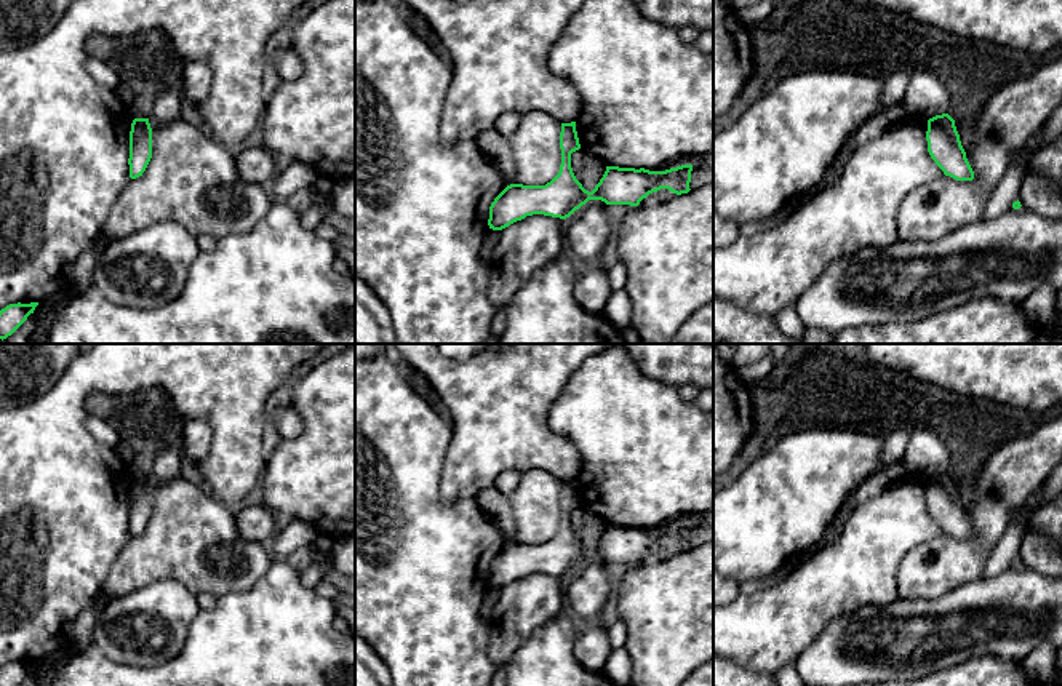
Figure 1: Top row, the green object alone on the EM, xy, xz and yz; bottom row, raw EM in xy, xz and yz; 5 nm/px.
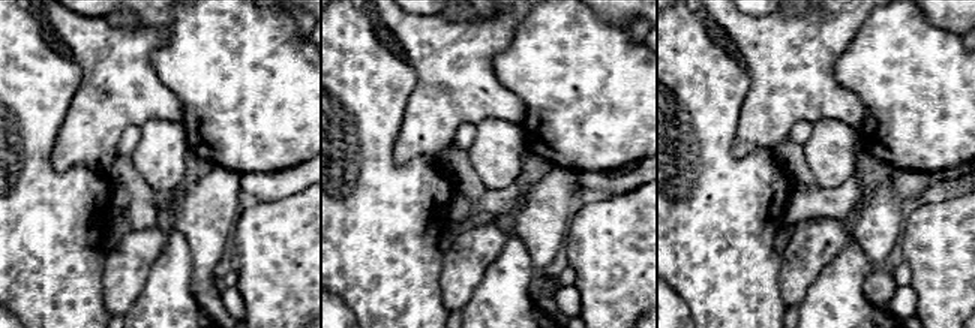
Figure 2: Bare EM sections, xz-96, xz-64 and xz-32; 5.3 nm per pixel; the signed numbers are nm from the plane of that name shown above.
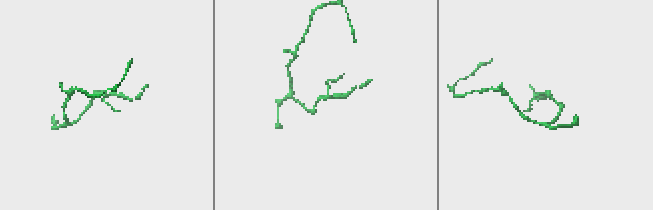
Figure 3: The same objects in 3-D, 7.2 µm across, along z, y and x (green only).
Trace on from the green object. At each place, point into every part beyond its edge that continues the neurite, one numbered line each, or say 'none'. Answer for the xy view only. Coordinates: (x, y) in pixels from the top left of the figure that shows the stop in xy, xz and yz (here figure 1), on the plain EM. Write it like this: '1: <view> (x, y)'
none

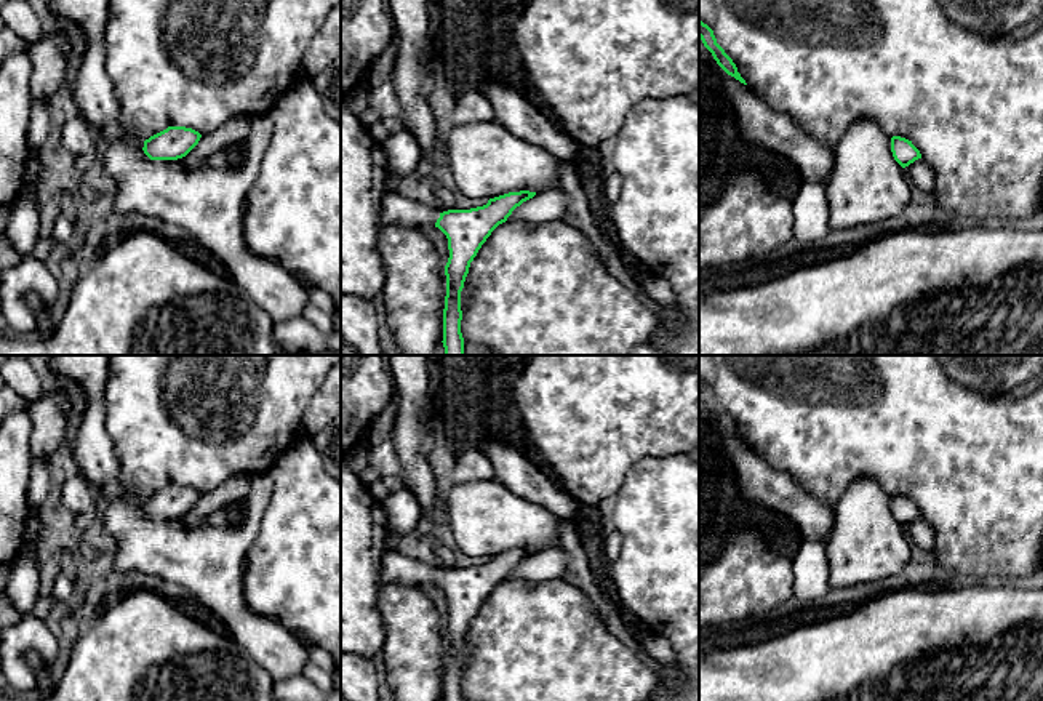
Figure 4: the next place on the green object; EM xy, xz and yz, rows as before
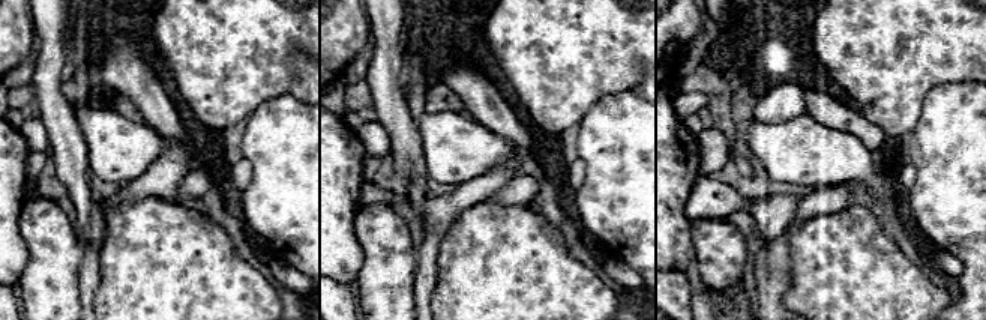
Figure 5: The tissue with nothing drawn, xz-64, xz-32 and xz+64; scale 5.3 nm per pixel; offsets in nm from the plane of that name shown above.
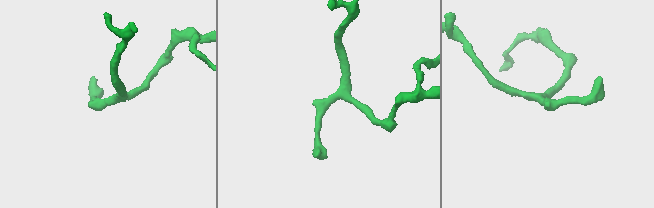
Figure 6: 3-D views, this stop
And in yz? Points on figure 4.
none

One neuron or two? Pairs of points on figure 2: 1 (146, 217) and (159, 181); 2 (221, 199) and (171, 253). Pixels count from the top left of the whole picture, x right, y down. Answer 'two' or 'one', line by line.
1: two
2: two

